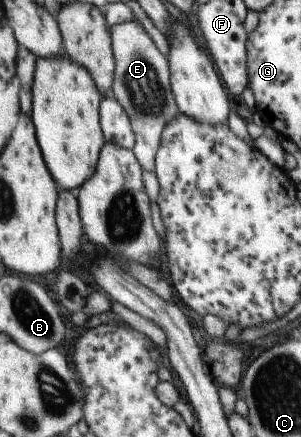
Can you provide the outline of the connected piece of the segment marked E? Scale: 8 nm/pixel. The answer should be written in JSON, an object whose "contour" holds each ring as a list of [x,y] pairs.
{"contour":[[[138,21],[121,22],[112,26],[110,30],[115,52],[115,79],[112,91],[130,121],[133,132],[131,149],[141,165],[152,171],[163,126],[179,112],[169,85],[167,60],[154,47],[154,43]]]}

